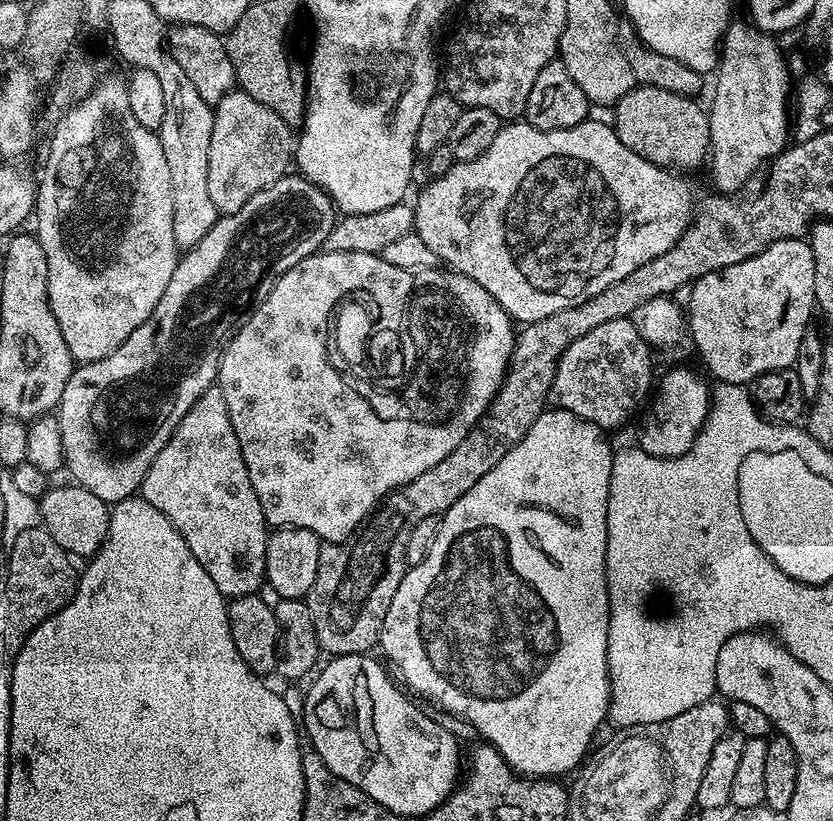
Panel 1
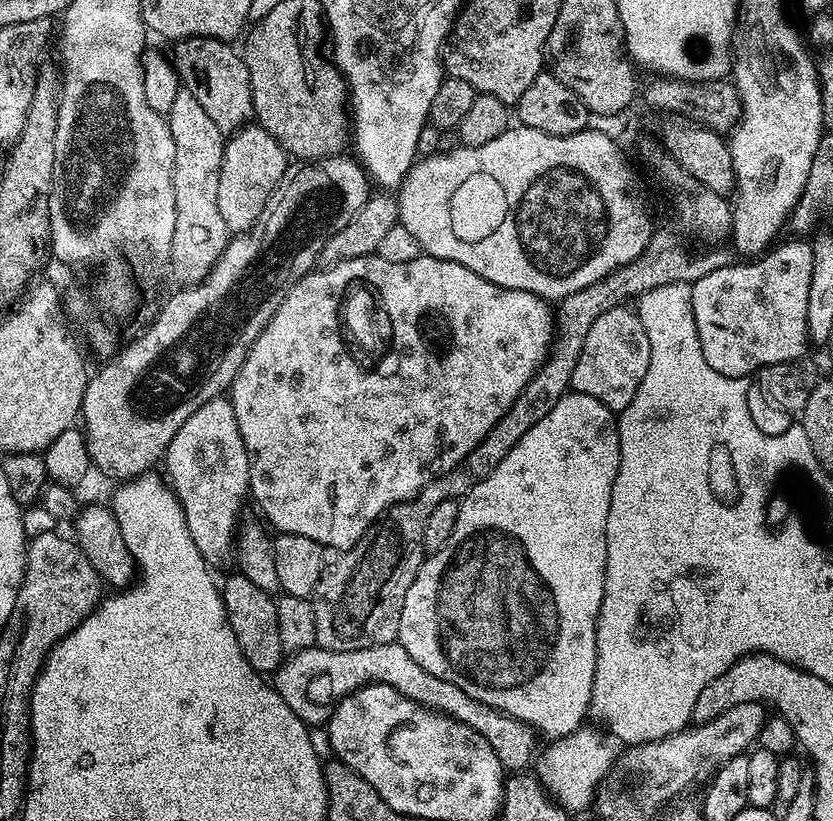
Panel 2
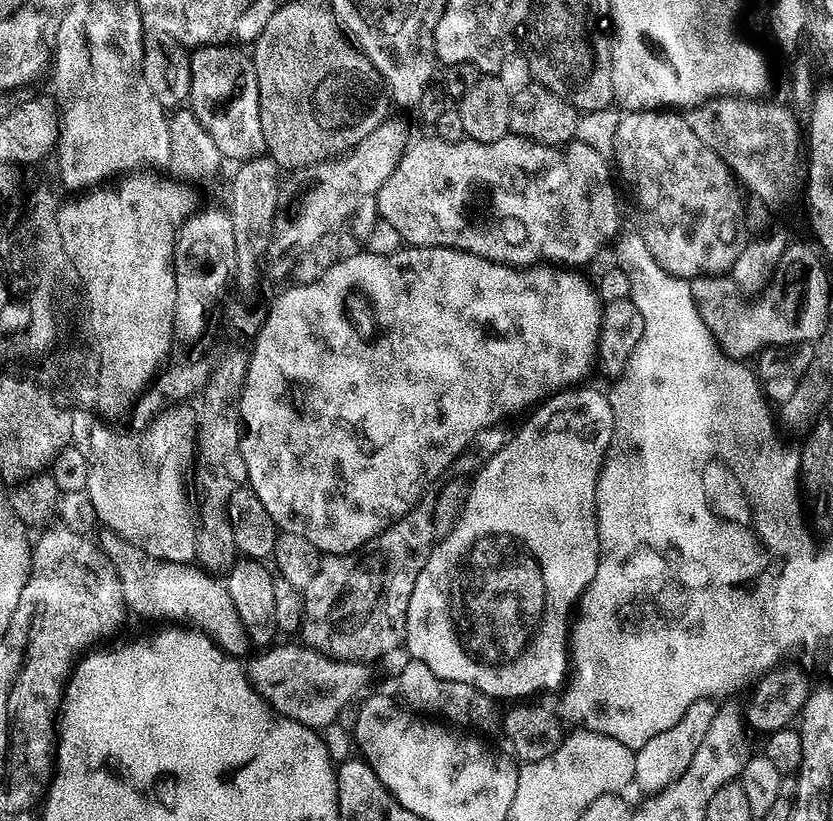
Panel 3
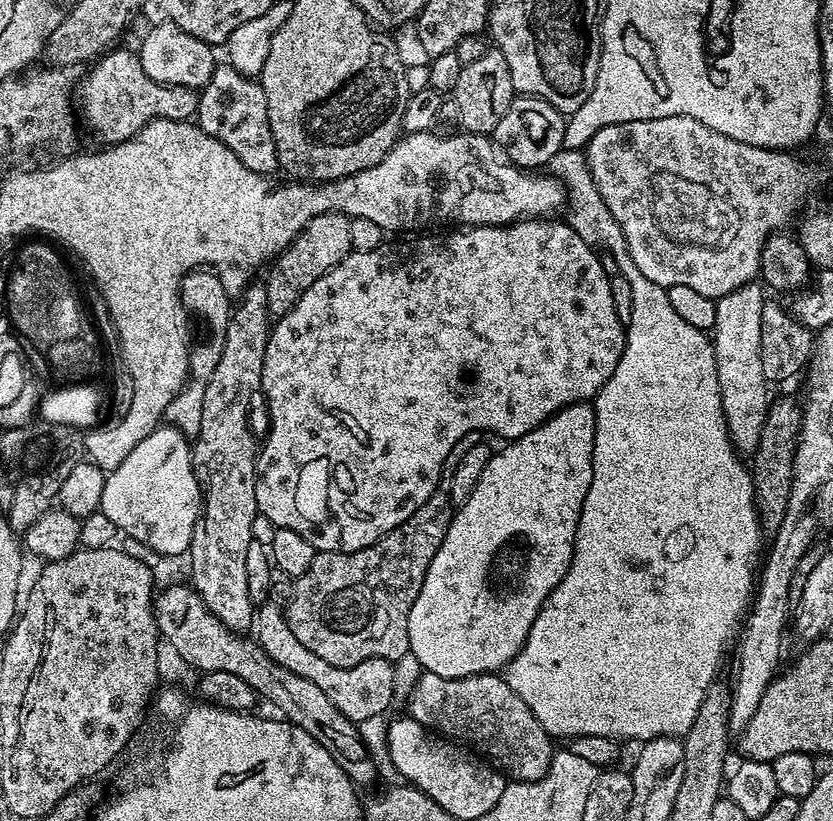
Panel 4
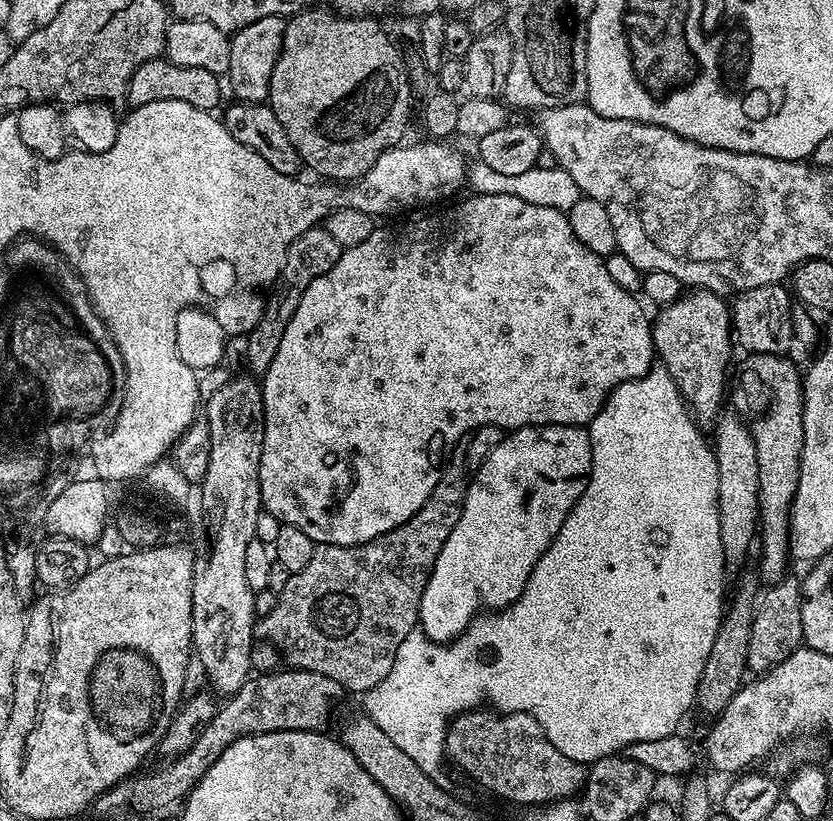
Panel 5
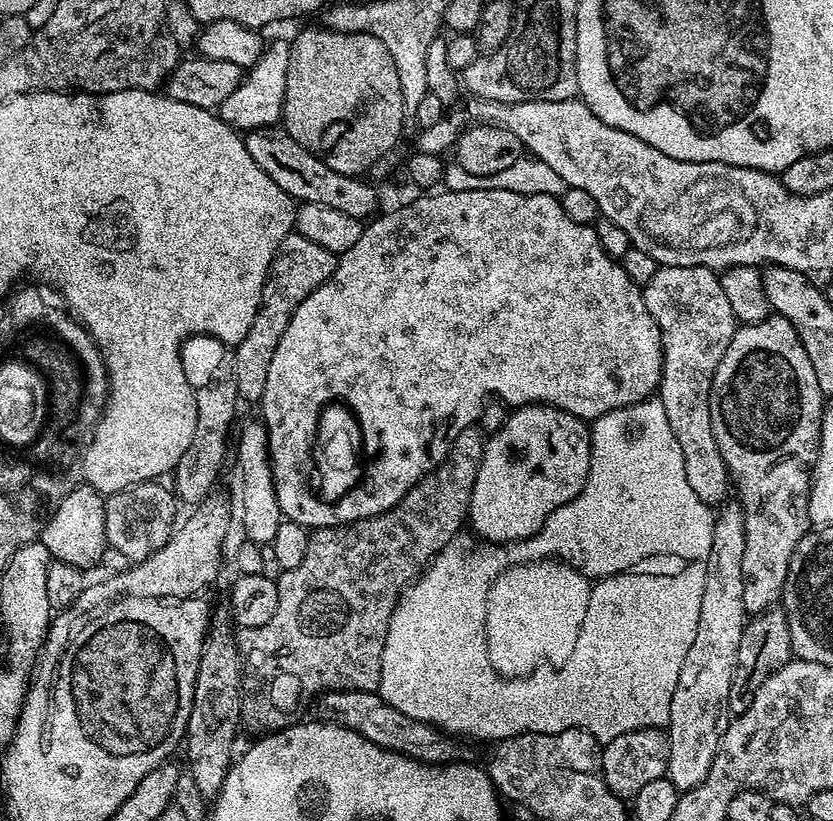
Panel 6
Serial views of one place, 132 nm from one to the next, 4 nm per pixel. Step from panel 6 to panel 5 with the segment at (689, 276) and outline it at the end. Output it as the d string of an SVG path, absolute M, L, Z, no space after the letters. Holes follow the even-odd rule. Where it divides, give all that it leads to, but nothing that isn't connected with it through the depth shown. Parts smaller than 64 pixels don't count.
M688 290L672 304L663 305L661 312L652 326L655 355L674 378L696 423L715 425L722 415L724 387L730 384L728 363L732 360L734 329L729 301L716 292Z

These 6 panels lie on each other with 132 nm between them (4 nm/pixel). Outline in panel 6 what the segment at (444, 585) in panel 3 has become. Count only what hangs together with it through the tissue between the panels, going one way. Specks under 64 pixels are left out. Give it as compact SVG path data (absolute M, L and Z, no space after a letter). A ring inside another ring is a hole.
M526 404L509 411L504 425L484 445L468 507L471 531L490 544L510 544L534 535L554 510L566 506L586 486L591 463L589 425L574 414L549 404Z

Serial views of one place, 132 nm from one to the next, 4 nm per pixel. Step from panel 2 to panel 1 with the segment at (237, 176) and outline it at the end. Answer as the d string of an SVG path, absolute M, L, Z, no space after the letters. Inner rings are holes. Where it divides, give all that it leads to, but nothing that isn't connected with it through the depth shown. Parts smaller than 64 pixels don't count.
M242 90L229 92L226 98L222 98L219 104L215 105L214 111L216 121L210 142L210 162L208 163L210 198L214 202L217 213L220 216L226 216L241 210L254 194L266 190L289 171L293 129L284 120L280 120L278 114L274 114L274 110L262 106L262 102L256 102L254 98L250 98L250 94Z

